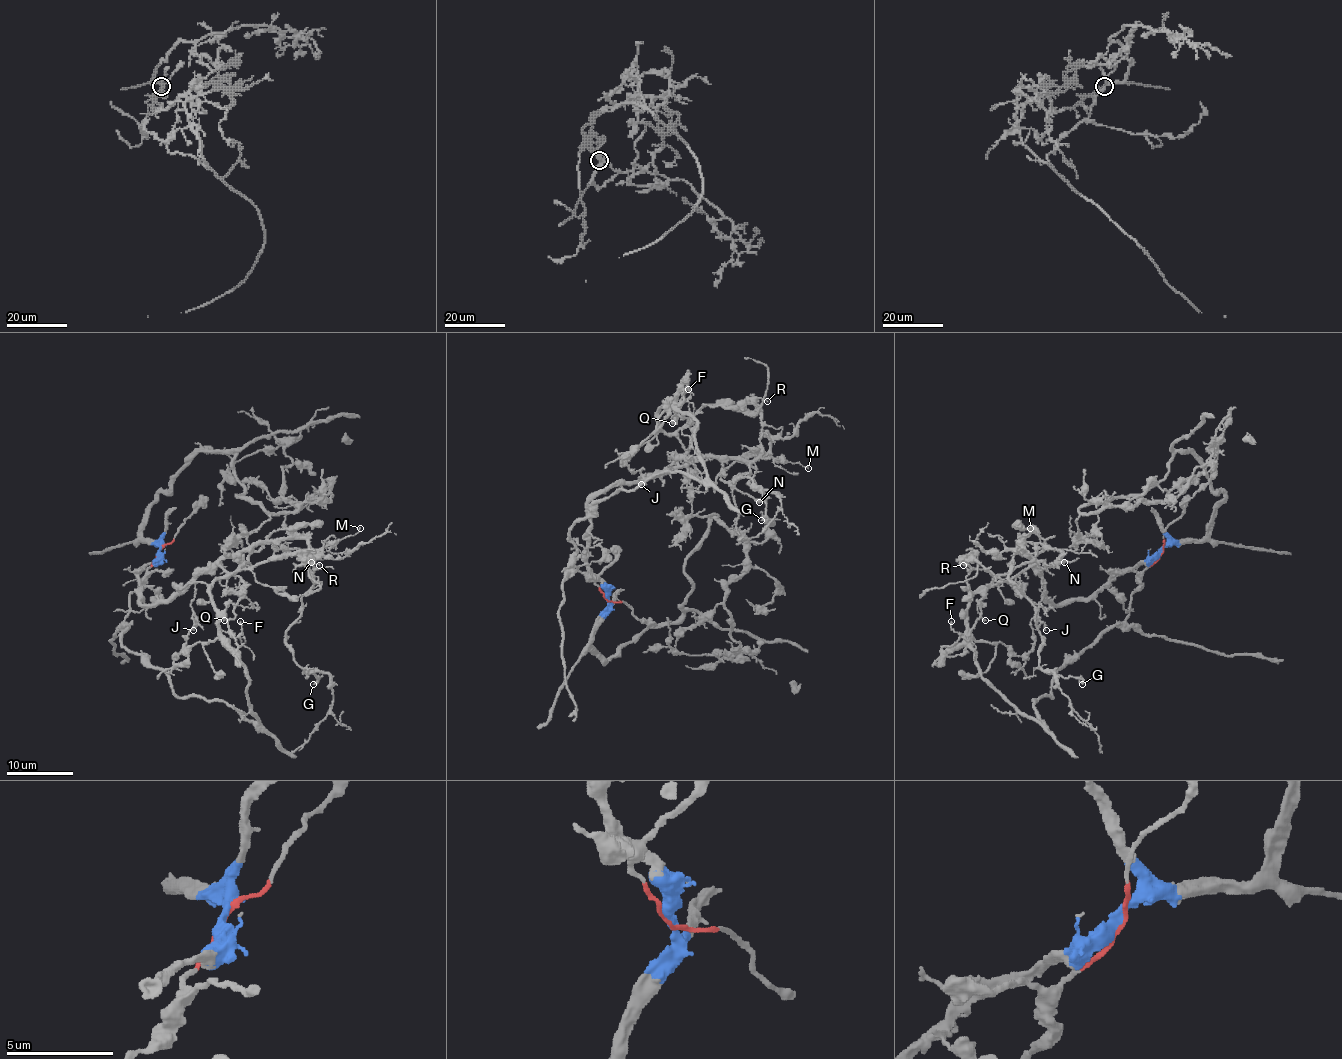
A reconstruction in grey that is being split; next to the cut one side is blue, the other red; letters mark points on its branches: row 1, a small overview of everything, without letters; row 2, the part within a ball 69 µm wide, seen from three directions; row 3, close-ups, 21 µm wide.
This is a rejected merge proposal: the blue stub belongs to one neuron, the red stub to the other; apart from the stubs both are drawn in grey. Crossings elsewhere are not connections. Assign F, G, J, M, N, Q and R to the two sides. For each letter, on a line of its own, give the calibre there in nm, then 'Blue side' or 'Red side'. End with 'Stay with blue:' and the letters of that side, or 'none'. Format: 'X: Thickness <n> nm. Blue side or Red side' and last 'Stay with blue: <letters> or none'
F: Thickness 160 nm. Blue side
G: Thickness 240 nm. Blue side
J: Thickness 160 nm. Blue side
M: Thickness 120 nm. Blue side
N: Thickness 140 nm. Blue side
Q: Thickness 190 nm. Blue side
R: Thickness 110 nm. Blue side
Stay with blue: F, G, J, M, N, Q, R

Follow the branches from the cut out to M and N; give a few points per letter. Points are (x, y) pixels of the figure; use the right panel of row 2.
M: (1161, 551), (1122, 571), (1087, 601), (1055, 606), (1038, 569), (1019, 546), (1024, 539), (1017, 549), (1030, 527)
N: (1161, 551), (1122, 571), (1087, 601), (1055, 606), (1038, 569), (1019, 544), (1058, 549), (1063, 562)

